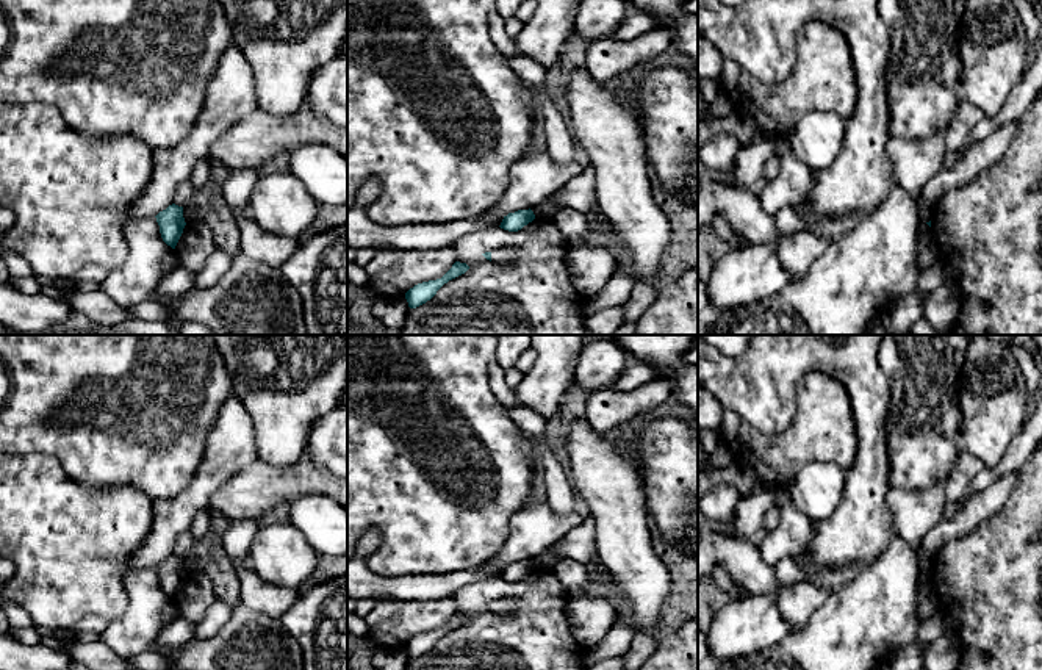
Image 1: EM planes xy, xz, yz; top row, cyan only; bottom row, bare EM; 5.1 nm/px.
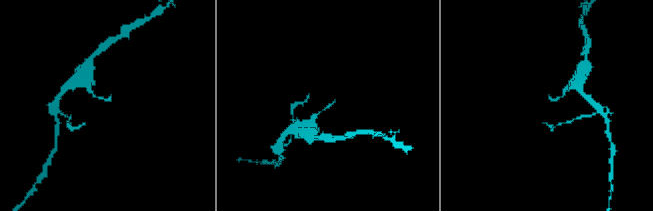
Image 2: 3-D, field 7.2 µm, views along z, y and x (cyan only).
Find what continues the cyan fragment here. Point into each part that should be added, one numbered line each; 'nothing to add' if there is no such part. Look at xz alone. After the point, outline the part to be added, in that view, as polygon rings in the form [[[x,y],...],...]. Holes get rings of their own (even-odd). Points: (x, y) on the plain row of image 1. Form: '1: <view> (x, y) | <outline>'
nothing to add

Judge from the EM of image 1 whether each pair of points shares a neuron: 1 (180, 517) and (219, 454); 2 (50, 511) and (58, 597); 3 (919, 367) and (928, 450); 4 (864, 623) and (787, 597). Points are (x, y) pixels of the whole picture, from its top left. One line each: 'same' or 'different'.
1: same
2: same
3: same
4: different

